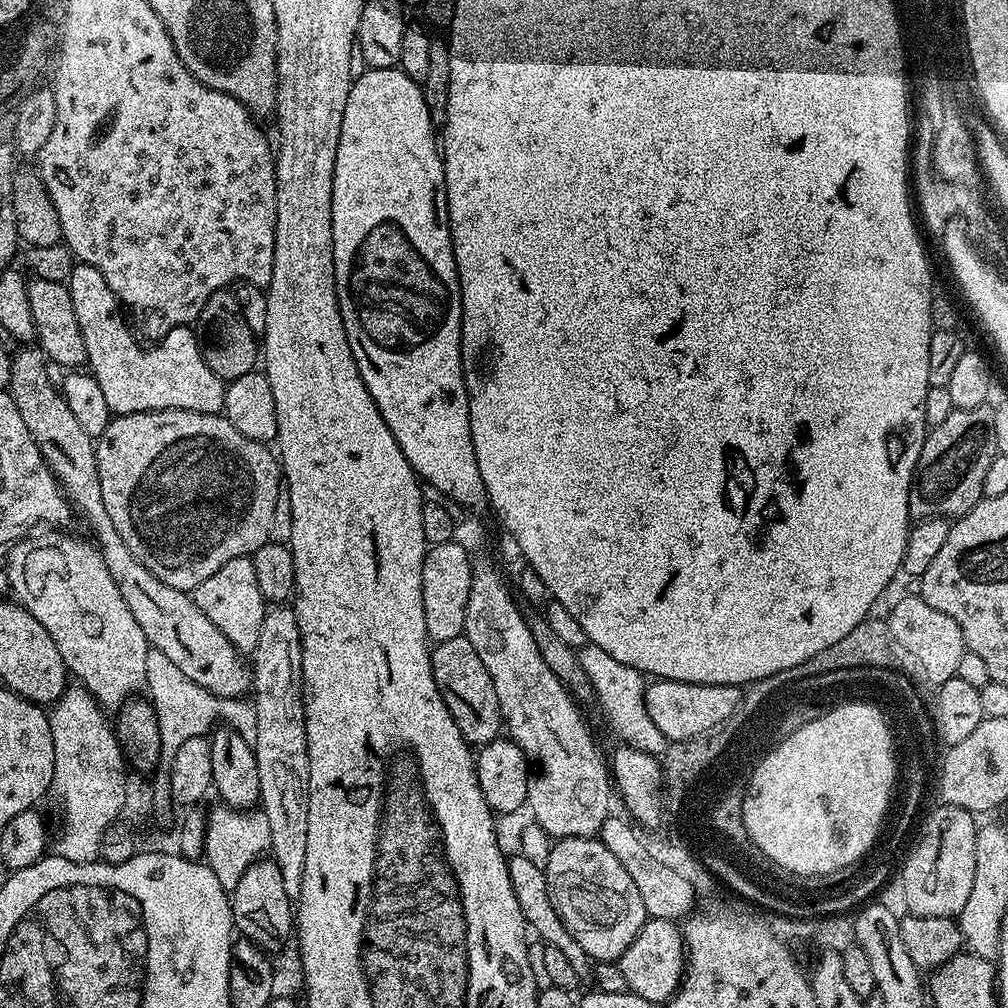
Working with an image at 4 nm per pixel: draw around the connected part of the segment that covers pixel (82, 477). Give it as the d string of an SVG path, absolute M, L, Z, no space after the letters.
M38 346L17 348L20 349L15 349L12 357L10 391L18 406L18 414L22 414L22 422L26 422L26 430L30 430L42 458L48 463L49 470L56 475L56 483L64 491L69 504L79 515L81 512L85 522L92 527L92 532L96 535L95 543L98 545L98 551L106 562L106 570L110 570L110 578L114 578L126 606L130 606L130 614L134 614L134 622L142 626L142 634L146 634L149 645L166 654L187 678L193 679L198 686L205 687L214 695L223 699L247 697L253 691L253 669L247 663L244 665L245 657L242 653L233 646L230 638L226 638L226 634L222 634L222 630L218 630L218 626L214 626L214 622L210 622L210 618L206 618L206 614L202 614L202 610L198 610L195 599L189 593L180 592L174 586L166 586L166 582L162 582L153 572L146 570L146 566L142 566L133 558L132 551L122 542L122 534L114 530L114 522L110 522L110 514L106 514L106 506L102 506L102 486L98 482L94 438L86 434L86 430L82 430L82 425L74 418L70 406L66 406L63 391L46 378L44 364L46 357L42 349Z

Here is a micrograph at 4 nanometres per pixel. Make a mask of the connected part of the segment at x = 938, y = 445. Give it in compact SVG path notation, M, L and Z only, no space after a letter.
M991 407L958 408L952 411L942 426L927 429L908 495L909 517L918 521L935 516L965 516L984 496L982 482L986 479L986 470L990 470L990 462L997 455Z

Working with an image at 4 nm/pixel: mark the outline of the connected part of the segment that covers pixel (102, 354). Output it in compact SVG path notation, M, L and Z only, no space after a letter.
M77 263L66 283L72 294L74 314L78 314L78 326L82 326L82 342L86 342L88 355L87 367L106 398L106 406L110 406L110 410L115 415L125 416L135 412L153 412L154 410L190 410L202 414L223 413L225 381L219 380L214 370L210 370L210 366L204 361L202 344L196 341L191 327L171 328L163 333L159 342L151 346L145 346L143 343L136 344L137 337L129 321L125 317L125 321L120 317L120 312L122 313L120 301L112 293L110 286L106 286L106 278L102 278L102 274L94 270L94 266Z

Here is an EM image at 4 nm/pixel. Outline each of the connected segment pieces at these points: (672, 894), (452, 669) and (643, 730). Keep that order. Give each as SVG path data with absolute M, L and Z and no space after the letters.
M608 815L602 822L598 838L604 843L606 850L610 850L610 854L614 854L614 858L618 858L618 862L622 862L626 874L630 874L630 879L638 889L638 895L642 897L642 906L646 906L651 919L683 921L697 907L697 889L676 872L671 871L669 867L665 867L657 859L651 858L650 852L647 850L647 839L643 835L639 836L641 833L637 831L633 821L627 815L619 815Z
M463 635L436 644L431 653L434 682L454 722L458 722L458 730L462 730L462 738L466 738L469 746L483 746L497 739L502 732L498 694L494 694L494 682L482 658L478 658L478 650Z
M585 645L579 651L578 658L591 682L595 701L599 702L609 726L621 739L619 741L629 748L638 749L642 753L650 753L657 758L664 755L668 741L658 730L658 726L651 721L650 714L646 711L644 692L646 682L643 675L633 667L610 658L610 654L596 645Z

